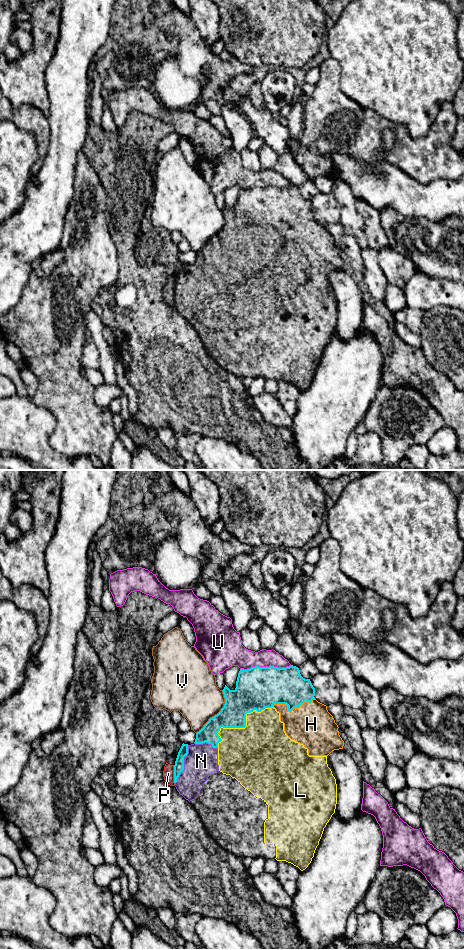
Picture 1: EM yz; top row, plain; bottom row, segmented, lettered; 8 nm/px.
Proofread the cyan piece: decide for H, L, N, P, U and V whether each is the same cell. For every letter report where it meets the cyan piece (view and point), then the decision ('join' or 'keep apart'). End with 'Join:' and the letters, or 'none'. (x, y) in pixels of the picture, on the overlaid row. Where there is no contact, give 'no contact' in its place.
H: yz (291, 710) | join
L: yz (242, 727) | join
N: yz (183, 764) | join
P: yz (174, 774) | keep apart
U: yz (265, 667) | keep apart
V: yz (218, 713) | keep apart
Join: H, L, N

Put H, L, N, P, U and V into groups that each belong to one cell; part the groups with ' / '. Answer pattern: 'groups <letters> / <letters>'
groups H L N / P / U / V

